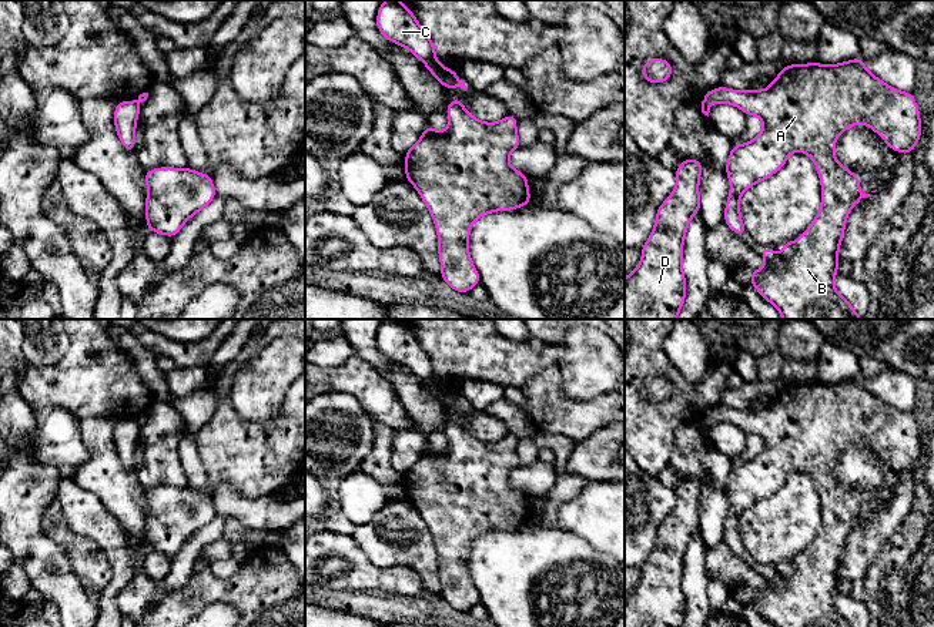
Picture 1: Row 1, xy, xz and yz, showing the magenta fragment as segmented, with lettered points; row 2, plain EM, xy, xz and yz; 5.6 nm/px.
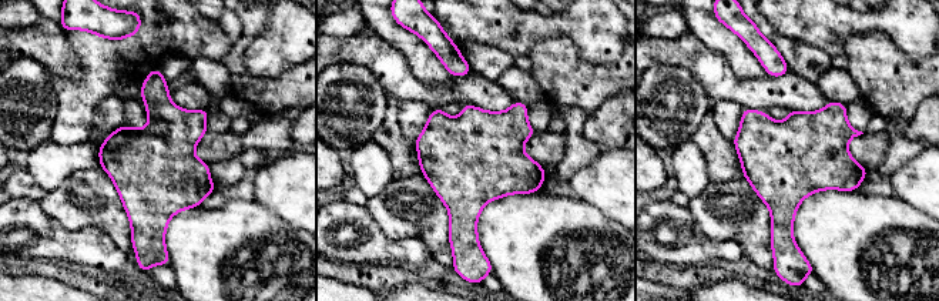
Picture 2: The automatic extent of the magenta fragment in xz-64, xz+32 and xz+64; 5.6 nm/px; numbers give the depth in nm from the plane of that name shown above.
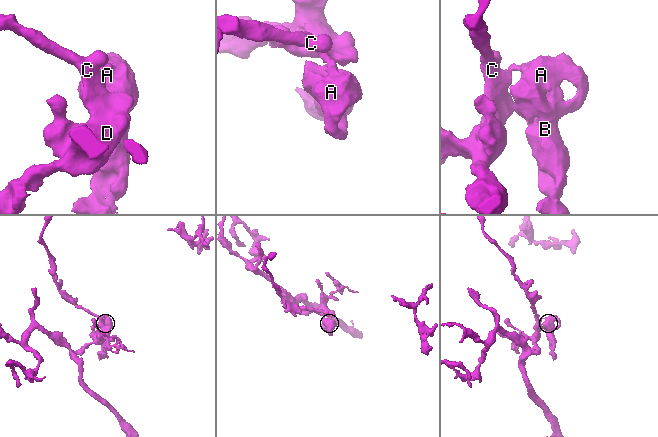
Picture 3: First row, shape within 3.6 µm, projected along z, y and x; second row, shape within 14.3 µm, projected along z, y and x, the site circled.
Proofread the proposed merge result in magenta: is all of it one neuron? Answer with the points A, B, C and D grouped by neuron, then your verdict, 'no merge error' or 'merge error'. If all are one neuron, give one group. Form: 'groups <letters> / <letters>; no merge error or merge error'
groups A B / C D; merge error

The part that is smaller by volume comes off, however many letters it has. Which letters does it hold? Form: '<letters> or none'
A, B

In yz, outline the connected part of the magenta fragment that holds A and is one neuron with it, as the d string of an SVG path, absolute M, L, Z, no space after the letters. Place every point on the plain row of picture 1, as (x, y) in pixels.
M857 376L834 385L817 380L796 385L786 383L766 409L732 409L719 405L703 415L703 422L722 422L739 426L746 435L759 436L764 446L746 463L736 462L726 480L730 512L724 527L724 543L740 557L747 553L740 533L740 516L754 503L774 494L791 472L804 470L817 487L821 502L821 526L804 553L791 561L784 561L780 583L774 583L771 566L761 567L766 584L750 591L750 603L776 627L853 627L834 607L838 591L838 567L844 556L850 529L868 513L860 510L860 497L843 486L834 476L838 453L851 445L867 443L884 457L888 467L898 473L911 473L921 457L921 440L917 420L911 412L904 412L886 403L864 386L866 379Z

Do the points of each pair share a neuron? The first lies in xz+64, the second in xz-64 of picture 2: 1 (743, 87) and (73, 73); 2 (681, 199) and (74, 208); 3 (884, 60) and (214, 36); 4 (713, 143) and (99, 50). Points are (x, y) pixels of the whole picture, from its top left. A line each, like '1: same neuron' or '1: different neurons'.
1: same neuron
2: different neurons
3: different neurons
4: same neuron

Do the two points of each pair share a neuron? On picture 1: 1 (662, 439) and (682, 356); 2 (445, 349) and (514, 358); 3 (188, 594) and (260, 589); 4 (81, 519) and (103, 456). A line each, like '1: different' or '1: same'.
1: different
2: same
3: same
4: different

